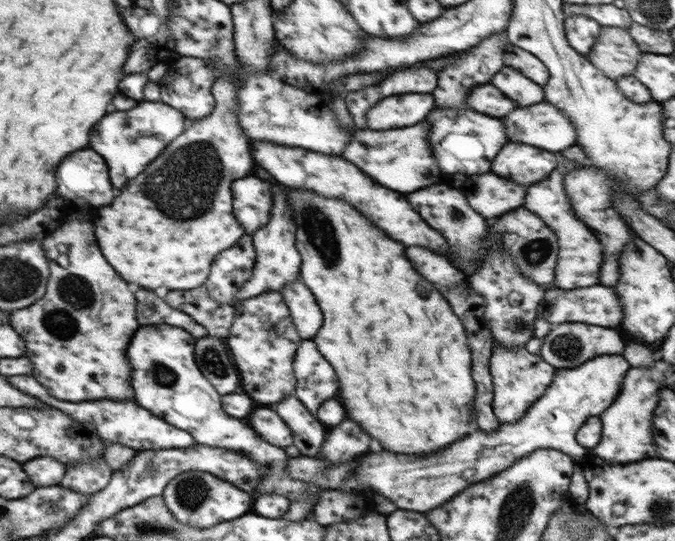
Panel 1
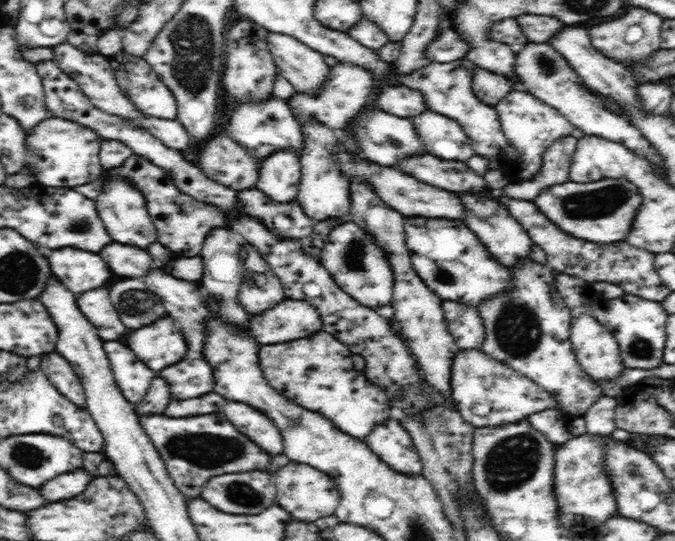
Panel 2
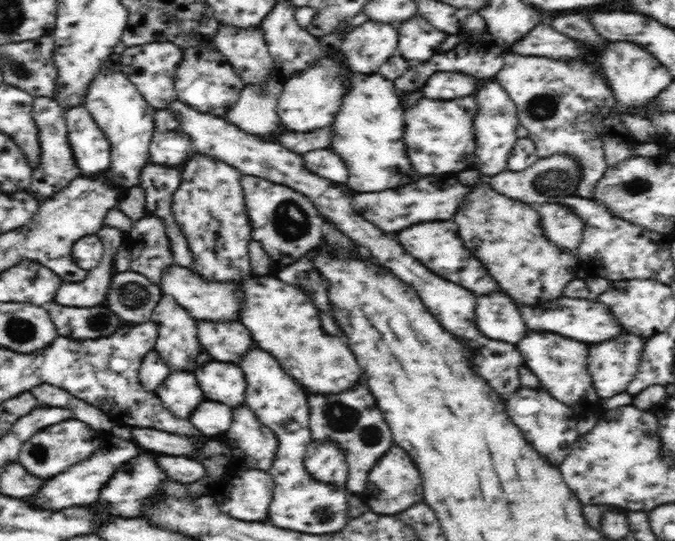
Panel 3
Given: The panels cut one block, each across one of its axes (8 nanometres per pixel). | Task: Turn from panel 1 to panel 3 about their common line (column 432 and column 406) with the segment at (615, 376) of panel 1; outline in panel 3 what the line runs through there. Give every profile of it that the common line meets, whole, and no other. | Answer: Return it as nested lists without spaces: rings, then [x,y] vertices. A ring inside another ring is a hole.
[[[392,446],[370,469],[367,484],[368,486],[360,495],[360,498],[369,506],[369,510],[374,513],[382,515],[396,514],[396,512],[405,511],[406,508],[410,508],[416,502],[422,502],[420,472],[416,470],[414,462],[410,460],[410,456],[400,446]]]

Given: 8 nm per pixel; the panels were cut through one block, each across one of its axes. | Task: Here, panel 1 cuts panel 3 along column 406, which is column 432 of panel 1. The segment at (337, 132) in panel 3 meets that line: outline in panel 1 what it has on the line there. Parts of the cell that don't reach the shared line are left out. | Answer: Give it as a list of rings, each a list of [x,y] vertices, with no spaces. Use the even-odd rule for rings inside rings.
[[[414,124],[410,128],[396,128],[396,130],[354,130],[346,152],[342,152],[342,158],[356,164],[364,174],[368,174],[374,182],[378,182],[384,188],[400,190],[400,192],[412,192],[426,188],[430,184],[448,184],[452,178],[424,178],[424,176],[444,176],[436,160],[430,152],[430,141],[426,140],[427,126]]]

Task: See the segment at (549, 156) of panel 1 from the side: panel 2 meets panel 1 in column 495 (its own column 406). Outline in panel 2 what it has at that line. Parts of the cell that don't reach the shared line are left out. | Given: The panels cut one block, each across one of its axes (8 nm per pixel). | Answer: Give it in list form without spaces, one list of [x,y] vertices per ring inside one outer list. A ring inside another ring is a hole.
[[[432,154],[424,156],[412,156],[400,162],[400,170],[416,176],[418,180],[450,190],[450,192],[480,192],[480,194],[492,194],[482,176],[468,168],[464,161],[438,160]]]

